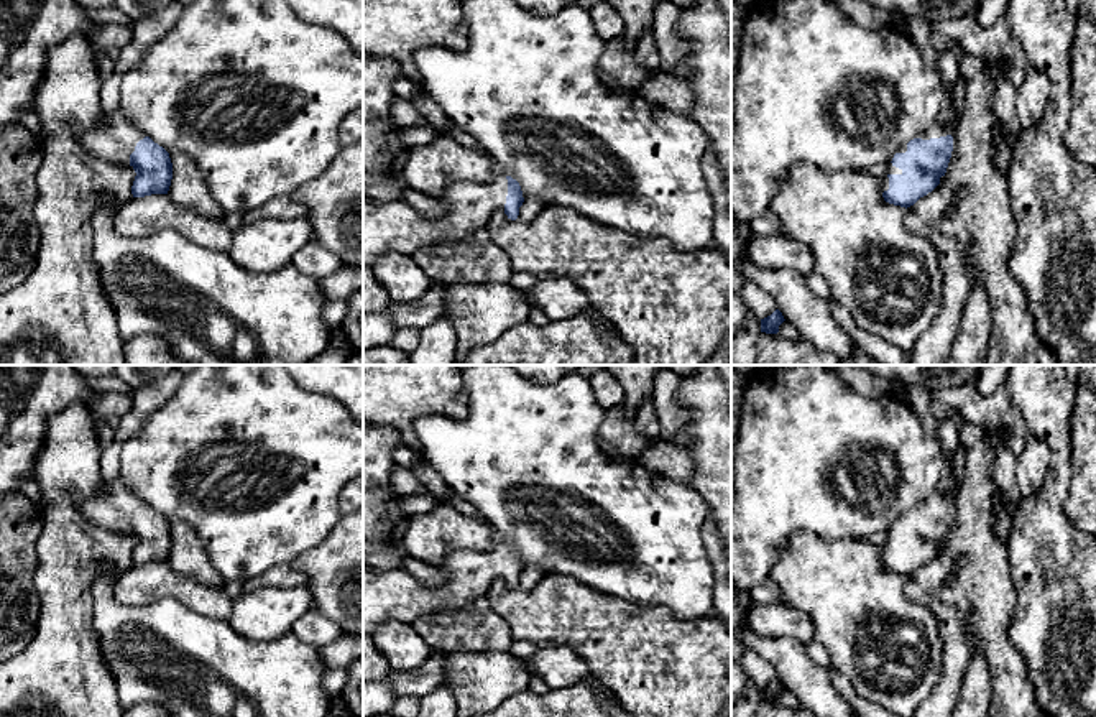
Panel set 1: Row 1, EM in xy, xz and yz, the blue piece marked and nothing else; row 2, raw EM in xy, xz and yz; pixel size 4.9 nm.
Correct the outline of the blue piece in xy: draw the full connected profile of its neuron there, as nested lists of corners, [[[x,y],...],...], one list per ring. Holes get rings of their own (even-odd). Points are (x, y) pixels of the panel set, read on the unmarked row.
[[[120,477],[104,482],[99,495],[76,498],[92,521],[135,538],[133,566],[168,562],[173,548],[169,521],[136,497]]]

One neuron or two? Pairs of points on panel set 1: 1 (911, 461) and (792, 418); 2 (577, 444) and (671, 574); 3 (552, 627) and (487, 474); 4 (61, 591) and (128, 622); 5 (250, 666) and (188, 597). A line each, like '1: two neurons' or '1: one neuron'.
1: one neuron
2: one neuron
3: two neurons
4: two neurons
5: two neurons

